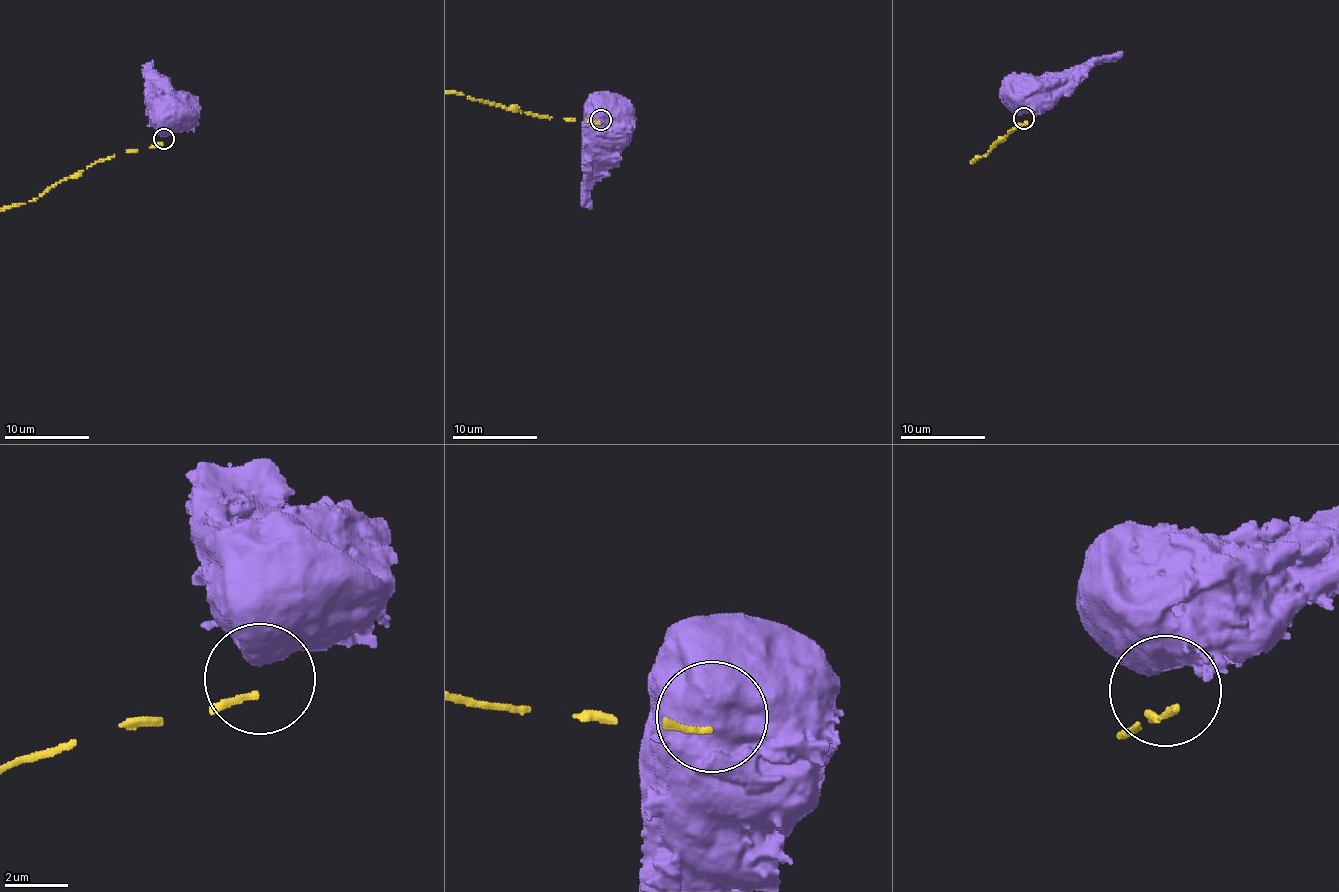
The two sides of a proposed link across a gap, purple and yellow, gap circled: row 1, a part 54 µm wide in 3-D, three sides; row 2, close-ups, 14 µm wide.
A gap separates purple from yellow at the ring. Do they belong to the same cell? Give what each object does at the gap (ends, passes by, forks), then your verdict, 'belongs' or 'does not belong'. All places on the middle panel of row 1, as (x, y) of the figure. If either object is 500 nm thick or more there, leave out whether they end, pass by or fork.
does not belong

